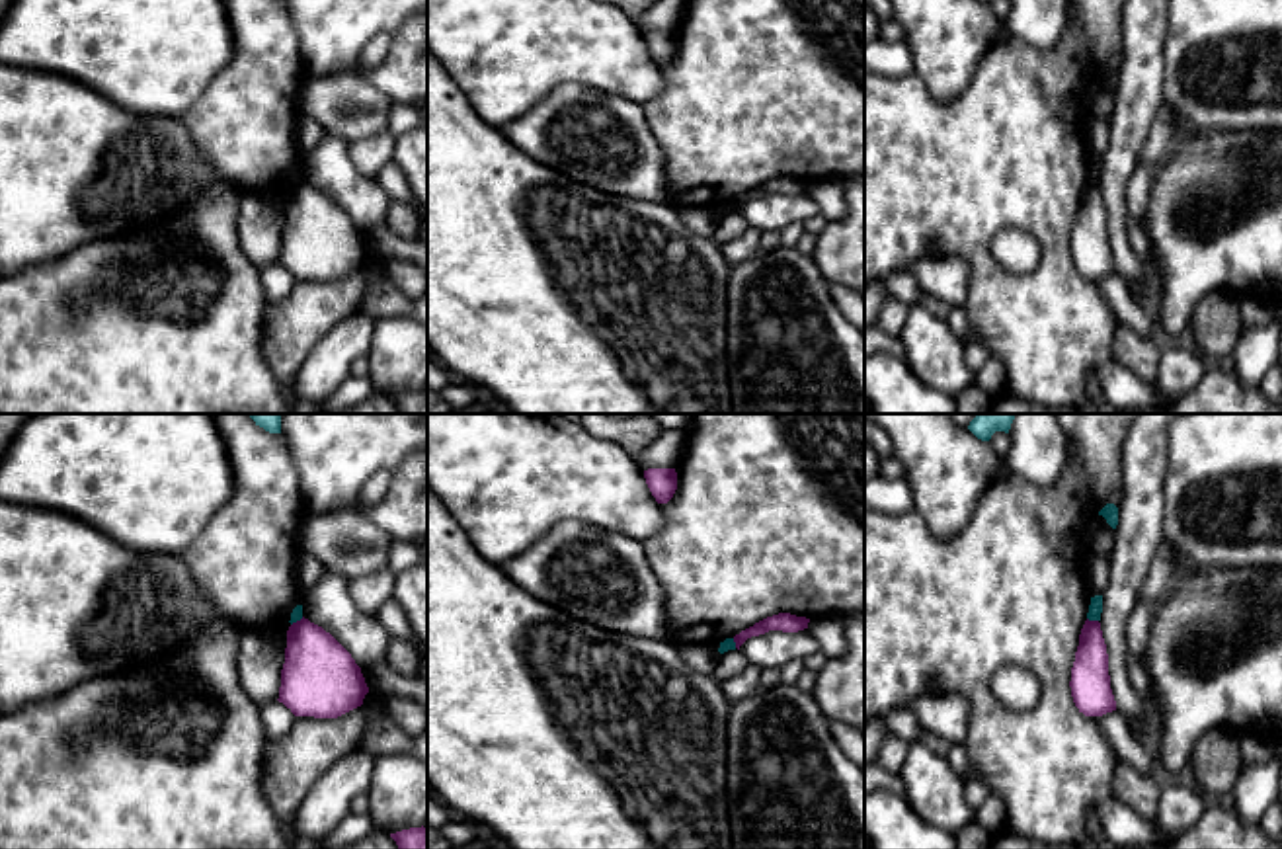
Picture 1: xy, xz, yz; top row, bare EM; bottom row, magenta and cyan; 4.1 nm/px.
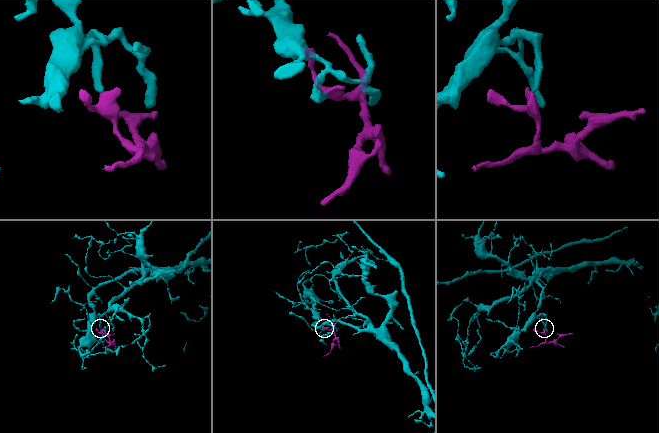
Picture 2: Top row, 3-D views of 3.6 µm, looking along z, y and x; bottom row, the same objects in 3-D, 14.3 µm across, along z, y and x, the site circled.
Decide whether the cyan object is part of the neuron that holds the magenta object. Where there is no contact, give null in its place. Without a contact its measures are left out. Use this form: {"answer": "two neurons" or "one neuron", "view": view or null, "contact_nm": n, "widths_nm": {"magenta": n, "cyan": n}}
{"answer": "two neurons", "view": "yz", "contact_nm": 50, "widths_nm": {"magenta": 160, "cyan": 60}}

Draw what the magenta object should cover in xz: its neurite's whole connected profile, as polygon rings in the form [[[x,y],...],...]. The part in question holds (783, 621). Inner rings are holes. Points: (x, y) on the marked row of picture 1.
[[[779,613],[779,615],[767,617],[759,623],[755,623],[753,627],[741,630],[740,634],[734,636],[734,642],[736,642],[736,648],[740,650],[740,646],[751,636],[759,636],[769,630],[798,632],[798,630],[808,628],[808,623],[810,623],[810,619],[806,619],[806,617]]]

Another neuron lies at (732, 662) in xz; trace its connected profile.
[[[728,650],[718,656],[716,666],[712,669],[712,677],[720,683],[743,673],[749,666],[749,660],[741,650]]]

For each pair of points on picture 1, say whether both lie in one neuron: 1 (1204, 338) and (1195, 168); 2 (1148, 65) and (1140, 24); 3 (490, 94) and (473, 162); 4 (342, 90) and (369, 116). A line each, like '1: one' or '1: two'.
1: two
2: one
3: two
4: one

